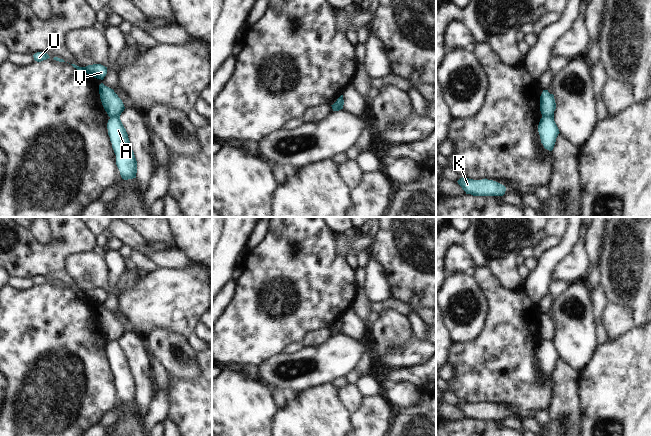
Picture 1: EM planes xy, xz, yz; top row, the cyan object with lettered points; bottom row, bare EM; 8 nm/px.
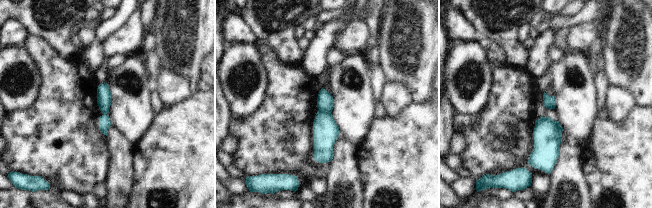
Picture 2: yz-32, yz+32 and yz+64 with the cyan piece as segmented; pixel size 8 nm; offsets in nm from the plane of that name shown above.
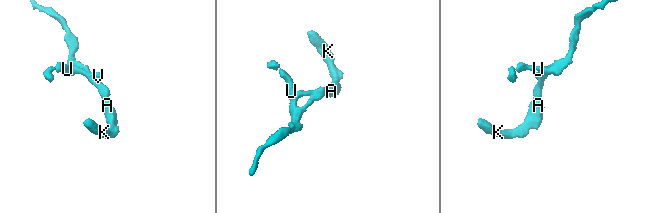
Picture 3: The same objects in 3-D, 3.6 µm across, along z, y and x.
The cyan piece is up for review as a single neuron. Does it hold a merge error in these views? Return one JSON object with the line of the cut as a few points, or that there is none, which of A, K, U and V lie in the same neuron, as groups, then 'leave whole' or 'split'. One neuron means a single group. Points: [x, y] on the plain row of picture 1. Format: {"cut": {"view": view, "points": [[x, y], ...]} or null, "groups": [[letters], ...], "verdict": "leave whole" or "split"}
{"cut": {"view": "yz", "points": [[542, 339], [553, 342]]}, "groups": [["A", "K"], ["U", "V"]], "verdict": "split"}

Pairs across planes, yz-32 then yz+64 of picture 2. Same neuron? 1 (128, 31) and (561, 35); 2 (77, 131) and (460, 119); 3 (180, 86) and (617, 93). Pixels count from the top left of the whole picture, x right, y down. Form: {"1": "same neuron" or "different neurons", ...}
{"1": "different neurons", "2": "different neurons", "3": "same neuron"}

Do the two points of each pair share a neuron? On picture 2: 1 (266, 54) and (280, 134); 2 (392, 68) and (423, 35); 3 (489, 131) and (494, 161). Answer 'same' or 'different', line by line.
1: same
2: same
3: same

